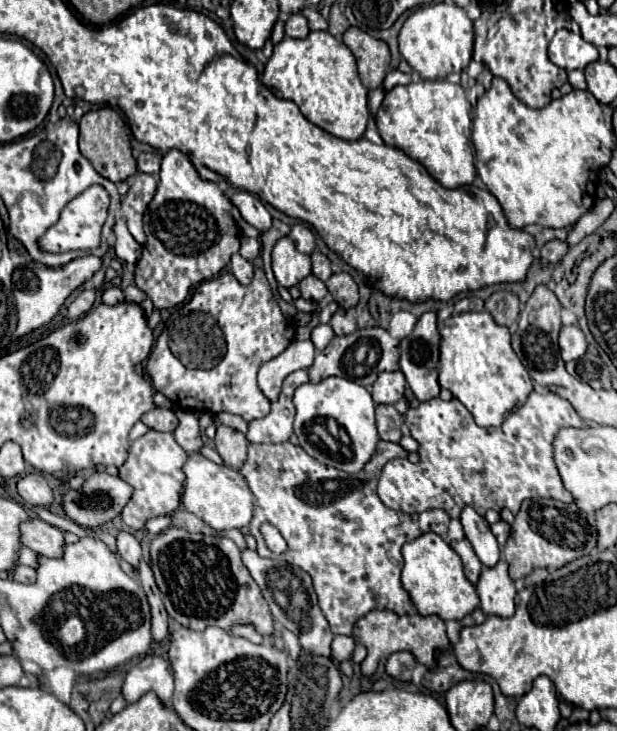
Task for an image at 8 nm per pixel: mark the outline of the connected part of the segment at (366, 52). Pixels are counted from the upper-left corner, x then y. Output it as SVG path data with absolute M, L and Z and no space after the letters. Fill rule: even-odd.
M350 27L344 33L346 47L354 53L358 63L358 75L366 89L378 89L390 69L390 49L384 41L370 37L368 33Z

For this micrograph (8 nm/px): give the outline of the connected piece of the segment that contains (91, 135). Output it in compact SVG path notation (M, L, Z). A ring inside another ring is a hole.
M112 107L94 109L82 117L82 121L80 121L80 153L94 165L94 169L102 177L106 177L114 183L126 181L136 175L136 159L132 157L126 123Z

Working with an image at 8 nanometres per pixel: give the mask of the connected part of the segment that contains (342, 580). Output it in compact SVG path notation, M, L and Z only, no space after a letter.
M290 441L286 443L276 443L276 445L248 445L248 459L244 467L240 469L242 477L246 479L248 487L254 493L254 517L250 521L250 533L258 543L258 555L278 559L276 553L268 551L258 527L264 521L270 521L276 525L282 533L282 537L288 543L286 553L280 557L288 561L290 565L298 565L304 571L310 573L314 591L318 595L318 603L322 613L326 615L330 629L334 635L352 635L354 623L362 619L366 613L372 609L388 609L394 611L396 615L414 615L416 607L410 603L408 593L400 585L400 571L402 571L402 545L416 539L422 533L434 531L440 537L446 537L448 531L448 521L450 517L442 509L432 509L422 513L406 515L388 509L376 493L378 477L382 467L396 457L408 457L408 453L398 445L390 441L380 441L374 457L366 463L366 467L354 475L348 475L340 469L320 465L316 459L312 459L300 445L292 445Z

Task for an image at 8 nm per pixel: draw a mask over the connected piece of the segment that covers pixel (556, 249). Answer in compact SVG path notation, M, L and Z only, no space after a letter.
M552 239L552 241L548 241L548 243L544 243L544 247L540 249L540 259L542 261L550 261L550 263L558 263L564 255L566 255L566 251L570 249L570 245L566 243L566 241L560 241L560 239Z

